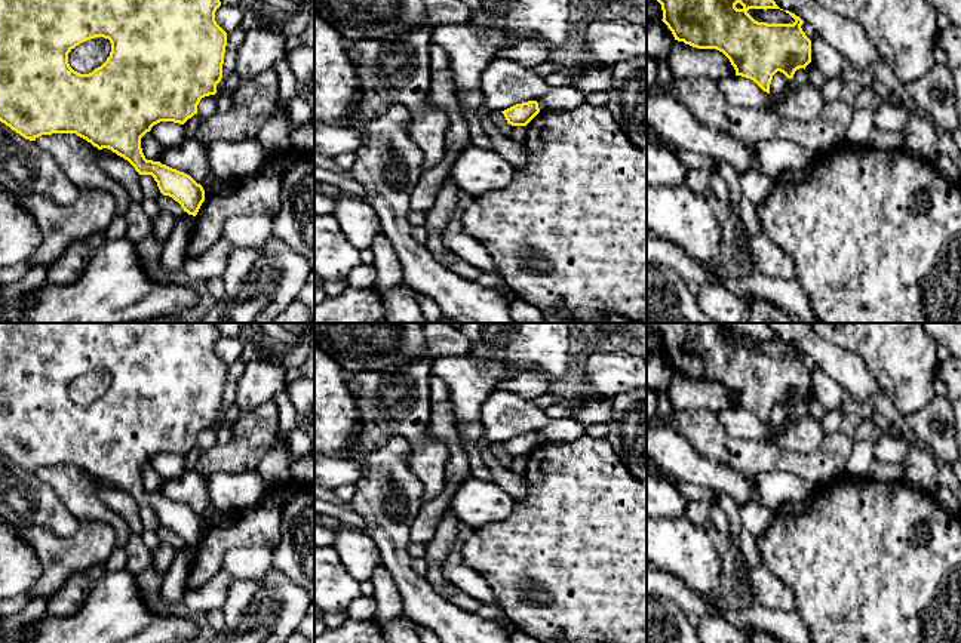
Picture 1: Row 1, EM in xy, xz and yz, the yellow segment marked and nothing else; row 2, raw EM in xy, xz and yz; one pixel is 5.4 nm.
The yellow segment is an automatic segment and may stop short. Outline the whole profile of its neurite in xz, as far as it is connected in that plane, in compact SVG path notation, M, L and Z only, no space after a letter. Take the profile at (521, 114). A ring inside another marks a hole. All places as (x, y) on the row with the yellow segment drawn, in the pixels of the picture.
M528 101L501 111L512 126L526 126L538 113L538 102Z

